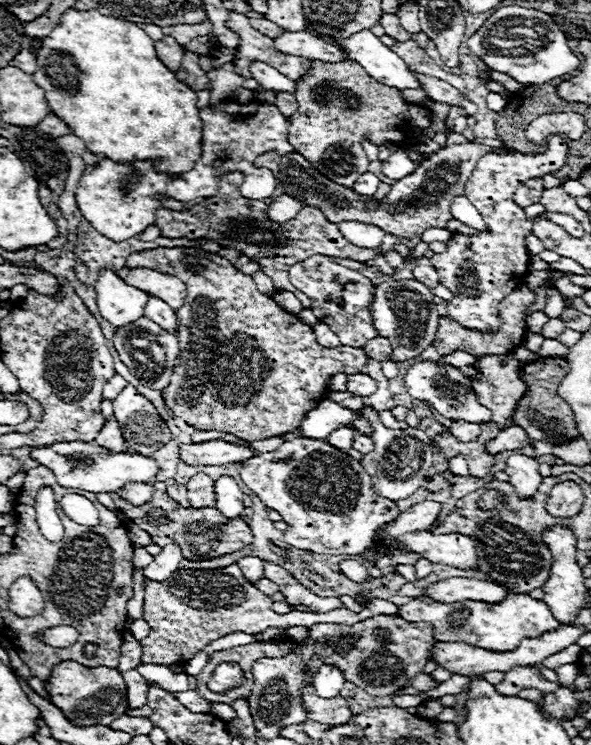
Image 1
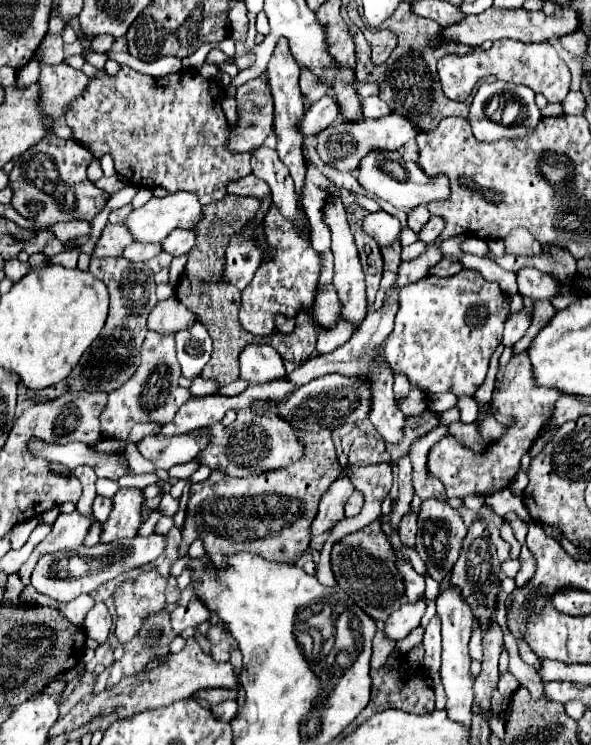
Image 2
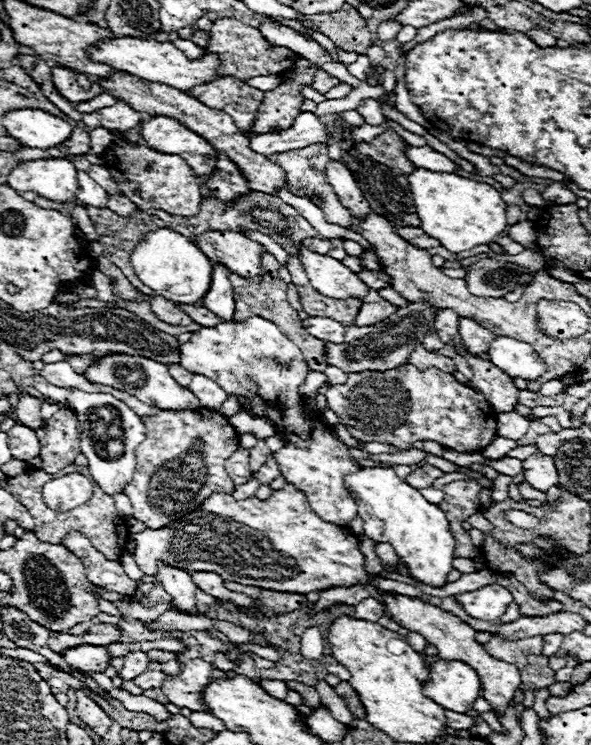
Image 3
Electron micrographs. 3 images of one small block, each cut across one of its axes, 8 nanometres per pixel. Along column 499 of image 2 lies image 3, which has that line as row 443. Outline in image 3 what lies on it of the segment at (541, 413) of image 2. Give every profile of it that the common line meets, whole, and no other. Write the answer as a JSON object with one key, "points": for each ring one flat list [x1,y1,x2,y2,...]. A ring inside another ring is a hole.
{"points":[[412,364,394,368,392,372,358,372,348,376,348,398,332,386,326,392,328,408,340,416,340,422,350,430,356,440,362,442,382,442,398,448,408,448,418,440,434,440,444,448,456,452,478,452,486,448,496,438,496,412,488,404,482,392,458,382,452,374,444,374,438,368,428,368,420,372]]}

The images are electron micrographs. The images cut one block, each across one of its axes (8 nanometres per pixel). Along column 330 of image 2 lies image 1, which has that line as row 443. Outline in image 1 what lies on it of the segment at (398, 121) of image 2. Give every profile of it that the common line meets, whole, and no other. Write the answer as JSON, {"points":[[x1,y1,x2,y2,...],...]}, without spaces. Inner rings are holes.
{"points":[[130,384,114,398,114,418,122,426,128,448,144,456,150,456,172,440,170,428,162,428,162,418,154,404]]}

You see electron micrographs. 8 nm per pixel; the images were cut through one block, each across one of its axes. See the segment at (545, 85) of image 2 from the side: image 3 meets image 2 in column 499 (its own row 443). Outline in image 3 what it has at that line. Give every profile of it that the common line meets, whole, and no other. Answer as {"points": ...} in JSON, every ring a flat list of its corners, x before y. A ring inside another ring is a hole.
{"points":[[58,410,44,426,36,430,42,444,40,458,42,470,56,474,62,468,70,466,80,454,80,438,76,430,76,414,70,410]]}

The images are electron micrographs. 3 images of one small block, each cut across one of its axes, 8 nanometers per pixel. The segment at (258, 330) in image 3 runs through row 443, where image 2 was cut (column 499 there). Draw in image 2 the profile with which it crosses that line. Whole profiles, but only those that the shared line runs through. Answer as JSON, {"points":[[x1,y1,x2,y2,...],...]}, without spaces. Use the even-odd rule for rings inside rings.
{"points":[[464,268,458,274,446,278,426,276,400,290,400,308,392,336,384,342,384,358,394,374,404,372,410,384,422,388,426,394,452,392,456,396,474,396,488,374,490,356,502,340,502,330,508,314,510,308,500,286,496,282,484,280,478,270]]}

